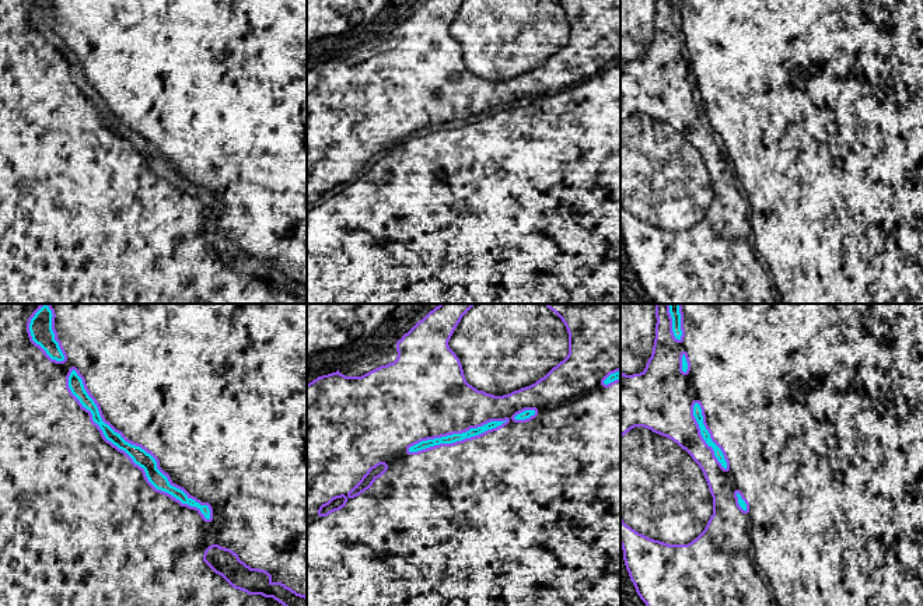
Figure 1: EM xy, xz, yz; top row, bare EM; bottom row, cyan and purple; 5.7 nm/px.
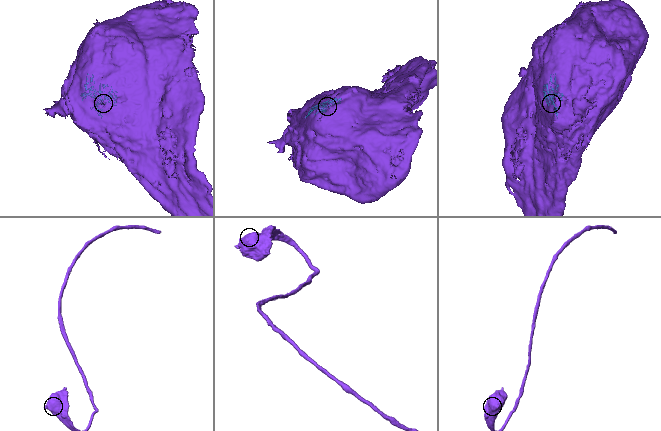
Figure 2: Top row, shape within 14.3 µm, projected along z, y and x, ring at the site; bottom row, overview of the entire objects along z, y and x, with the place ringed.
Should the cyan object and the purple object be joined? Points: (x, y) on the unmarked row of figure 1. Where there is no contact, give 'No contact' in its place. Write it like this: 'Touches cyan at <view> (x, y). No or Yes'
Touches cyan at xy (139, 133). Yes

